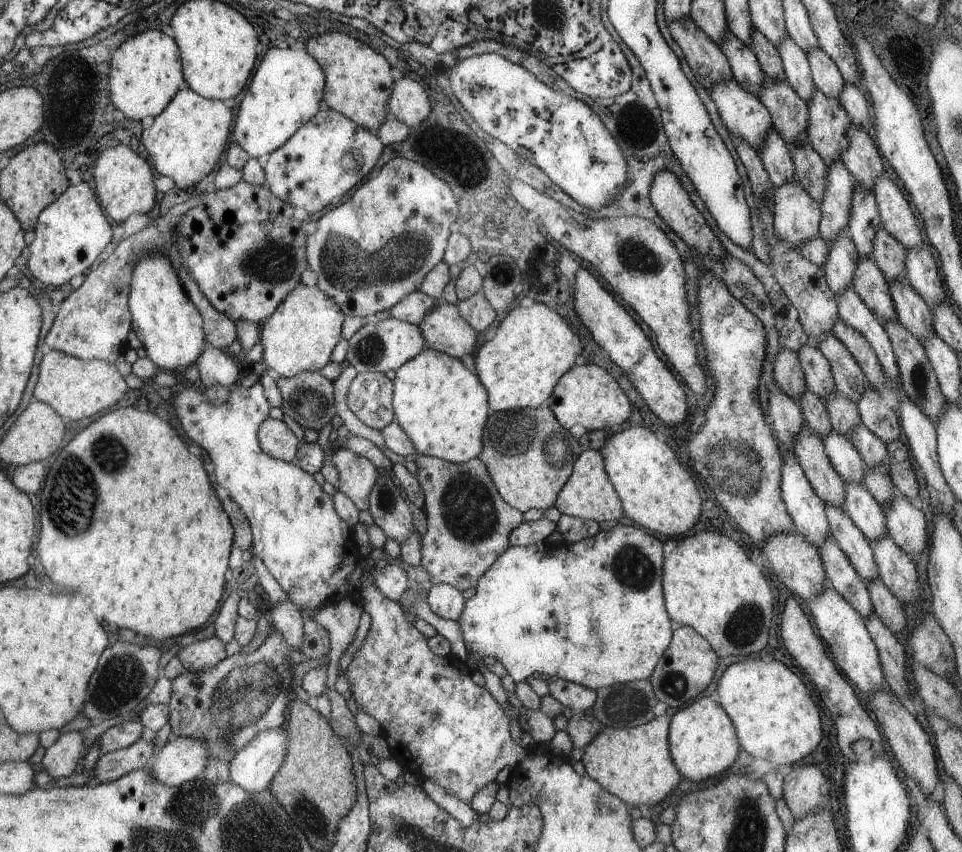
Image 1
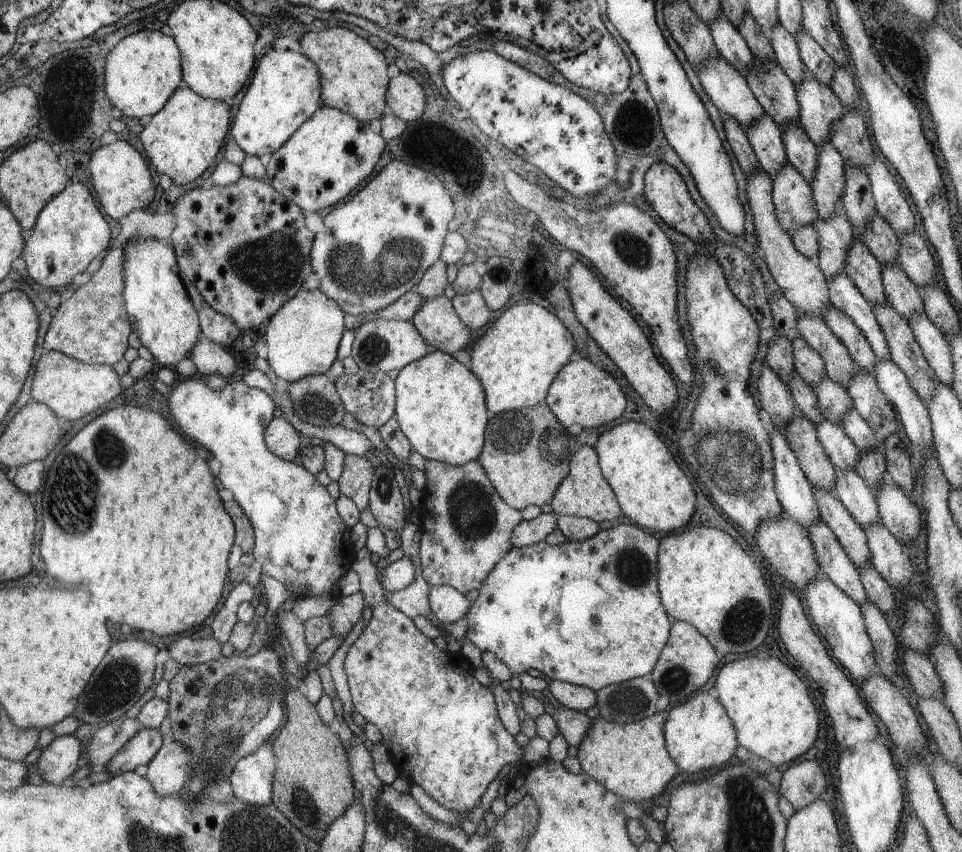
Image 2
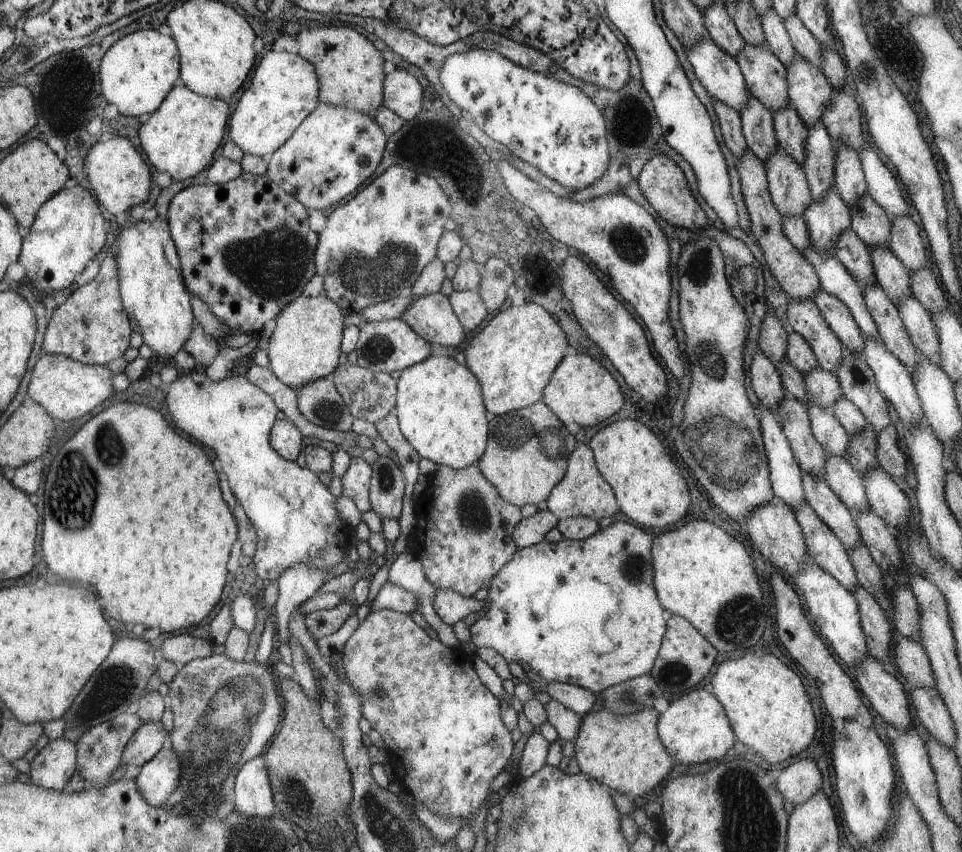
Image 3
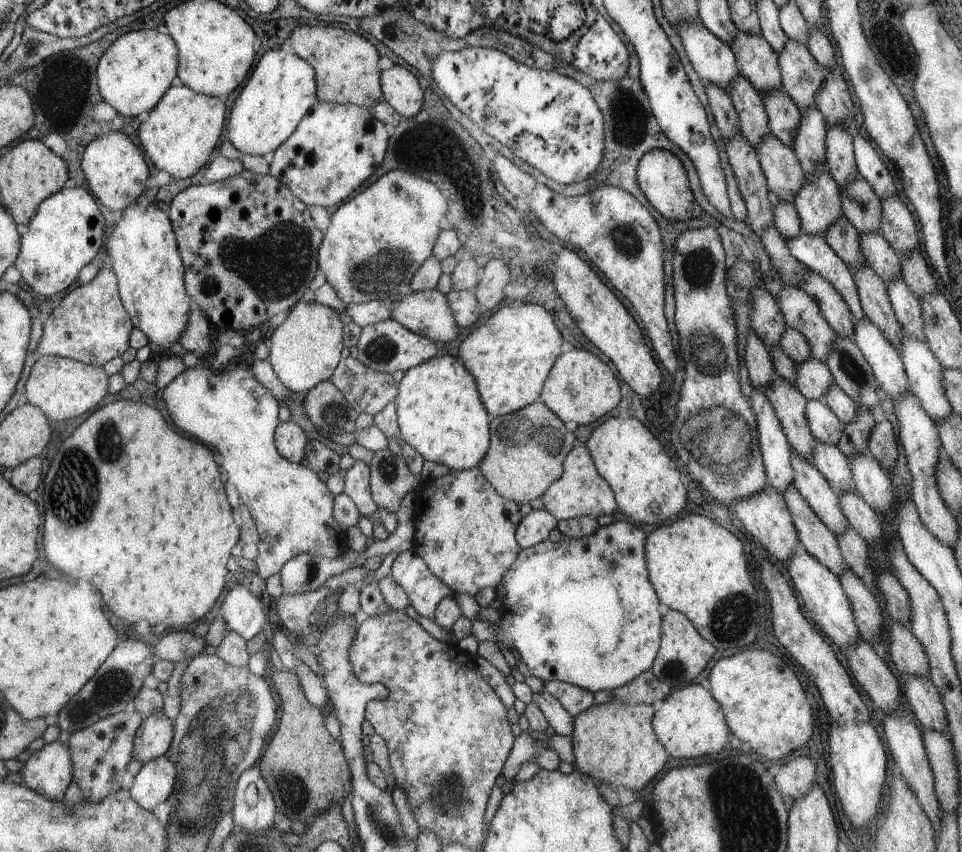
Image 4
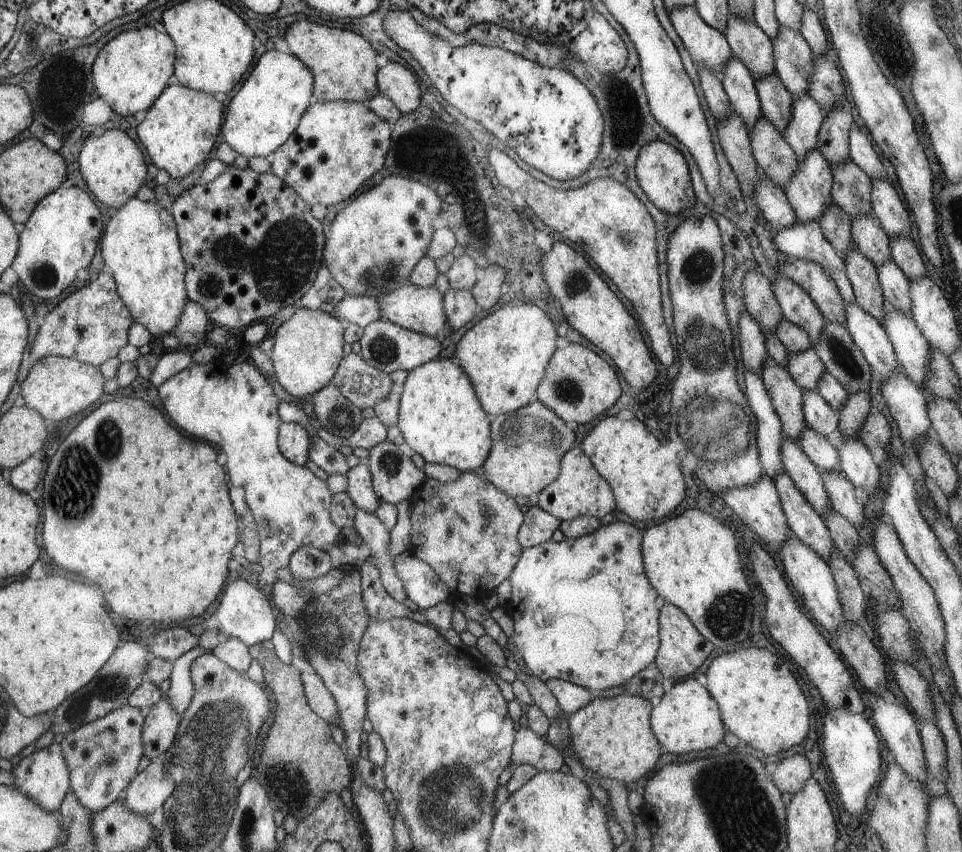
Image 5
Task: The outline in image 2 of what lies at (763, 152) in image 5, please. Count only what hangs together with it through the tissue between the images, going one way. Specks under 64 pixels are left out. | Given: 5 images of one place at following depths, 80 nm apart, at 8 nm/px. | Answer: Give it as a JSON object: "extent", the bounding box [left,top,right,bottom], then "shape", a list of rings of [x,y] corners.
{"extent":[771,164,819,233],"shape":[[[790,164],[772,179],[771,192],[775,215],[779,225],[787,233],[812,223],[819,217],[811,186]]]}

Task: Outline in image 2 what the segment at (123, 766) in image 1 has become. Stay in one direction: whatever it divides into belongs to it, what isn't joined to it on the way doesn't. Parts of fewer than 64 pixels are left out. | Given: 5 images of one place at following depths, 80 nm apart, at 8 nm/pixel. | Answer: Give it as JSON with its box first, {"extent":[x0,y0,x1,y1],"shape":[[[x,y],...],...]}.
{"extent":[104,728,163,778],"shape":[[[142,728],[118,754],[114,755],[104,770],[110,778],[134,771],[138,766],[148,764],[163,747],[163,733],[159,729]]]}

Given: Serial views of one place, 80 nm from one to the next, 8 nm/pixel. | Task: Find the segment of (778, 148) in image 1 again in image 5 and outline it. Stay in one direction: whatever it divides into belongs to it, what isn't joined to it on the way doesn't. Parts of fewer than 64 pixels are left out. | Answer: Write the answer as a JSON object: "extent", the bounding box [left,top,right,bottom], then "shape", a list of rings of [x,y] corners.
{"extent":[720,56,763,132],"shape":[[[733,56],[722,70],[720,79],[731,108],[745,122],[750,132],[758,119],[763,116],[755,87],[755,78],[742,61]]]}

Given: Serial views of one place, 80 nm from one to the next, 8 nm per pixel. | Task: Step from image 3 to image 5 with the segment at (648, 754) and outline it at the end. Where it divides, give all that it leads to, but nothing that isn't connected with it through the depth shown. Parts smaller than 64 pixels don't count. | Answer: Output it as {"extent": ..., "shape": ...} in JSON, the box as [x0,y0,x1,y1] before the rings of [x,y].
{"extent":[567,693,663,784],"shape":[[[622,693],[607,699],[596,697],[580,710],[567,715],[569,742],[575,753],[574,759],[586,771],[601,778],[624,784],[640,780],[658,764],[663,751],[651,729],[652,709],[650,701]]]}

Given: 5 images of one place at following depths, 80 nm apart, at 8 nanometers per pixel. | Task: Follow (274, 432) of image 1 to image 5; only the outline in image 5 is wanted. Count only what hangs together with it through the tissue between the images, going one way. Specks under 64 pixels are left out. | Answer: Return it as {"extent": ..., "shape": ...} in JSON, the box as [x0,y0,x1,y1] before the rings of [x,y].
{"extent":[277,423,311,465],"shape":[[[284,423],[278,432],[277,443],[286,460],[297,465],[304,465],[306,460],[310,460],[311,438],[300,424]]]}

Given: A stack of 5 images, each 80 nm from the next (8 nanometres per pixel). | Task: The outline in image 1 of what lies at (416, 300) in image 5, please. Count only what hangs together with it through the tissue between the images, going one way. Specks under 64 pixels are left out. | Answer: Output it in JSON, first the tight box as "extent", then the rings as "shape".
{"extent":[420,301,478,360],"shape":[[[443,301],[437,304],[434,311],[425,314],[420,328],[423,329],[424,336],[427,337],[430,349],[436,349],[460,360],[462,356],[468,356],[468,354],[472,356],[476,342],[478,342],[478,333],[461,317],[457,307]]]}

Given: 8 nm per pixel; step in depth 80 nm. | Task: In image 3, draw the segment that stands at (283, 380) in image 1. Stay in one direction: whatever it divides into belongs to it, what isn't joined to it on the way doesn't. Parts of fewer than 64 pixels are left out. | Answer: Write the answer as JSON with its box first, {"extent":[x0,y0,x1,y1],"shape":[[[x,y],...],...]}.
{"extent":[296,378,355,430],"shape":[[[319,378],[296,390],[298,408],[306,420],[319,427],[351,430],[355,418],[344,404],[332,378]]]}

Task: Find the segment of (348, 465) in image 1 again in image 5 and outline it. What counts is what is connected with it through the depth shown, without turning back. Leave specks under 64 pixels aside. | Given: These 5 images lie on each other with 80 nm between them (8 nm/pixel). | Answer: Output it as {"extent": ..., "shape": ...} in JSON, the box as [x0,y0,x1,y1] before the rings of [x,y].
{"extent":[346,461,380,513],"shape":[[[362,461],[359,465],[351,468],[346,474],[347,489],[346,493],[350,495],[356,508],[375,513],[380,506],[380,501],[373,489],[370,469]]]}

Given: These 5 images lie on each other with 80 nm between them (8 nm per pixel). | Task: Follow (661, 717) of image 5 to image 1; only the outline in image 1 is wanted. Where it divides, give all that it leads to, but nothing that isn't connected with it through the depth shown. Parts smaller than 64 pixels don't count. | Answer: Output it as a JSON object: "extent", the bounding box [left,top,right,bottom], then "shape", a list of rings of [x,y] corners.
{"extent":[669,697,740,782],"shape":[[[710,697],[696,698],[692,703],[680,710],[670,713],[669,751],[680,774],[690,782],[704,782],[708,778],[720,776],[724,771],[736,768],[740,745],[736,736],[736,729],[727,712],[721,705]]]}

